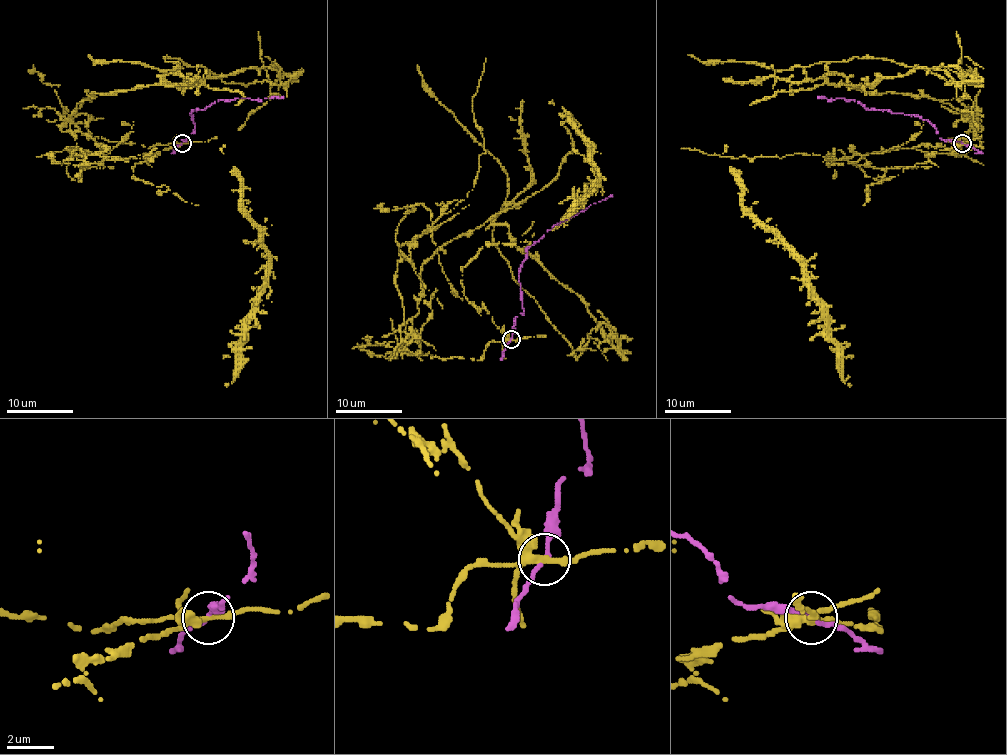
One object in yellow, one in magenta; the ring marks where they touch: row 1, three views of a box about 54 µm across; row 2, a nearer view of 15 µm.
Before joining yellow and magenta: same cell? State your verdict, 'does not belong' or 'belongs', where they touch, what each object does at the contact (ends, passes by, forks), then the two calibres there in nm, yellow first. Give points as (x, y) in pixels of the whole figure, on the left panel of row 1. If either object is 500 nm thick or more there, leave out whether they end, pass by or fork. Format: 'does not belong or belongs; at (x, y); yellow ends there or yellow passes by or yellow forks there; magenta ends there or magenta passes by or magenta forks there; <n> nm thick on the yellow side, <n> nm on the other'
does not belong; at (182, 143); yellow forks there; magenta passes by; 280 nm thick on the yellow side, 160 nm on the other

